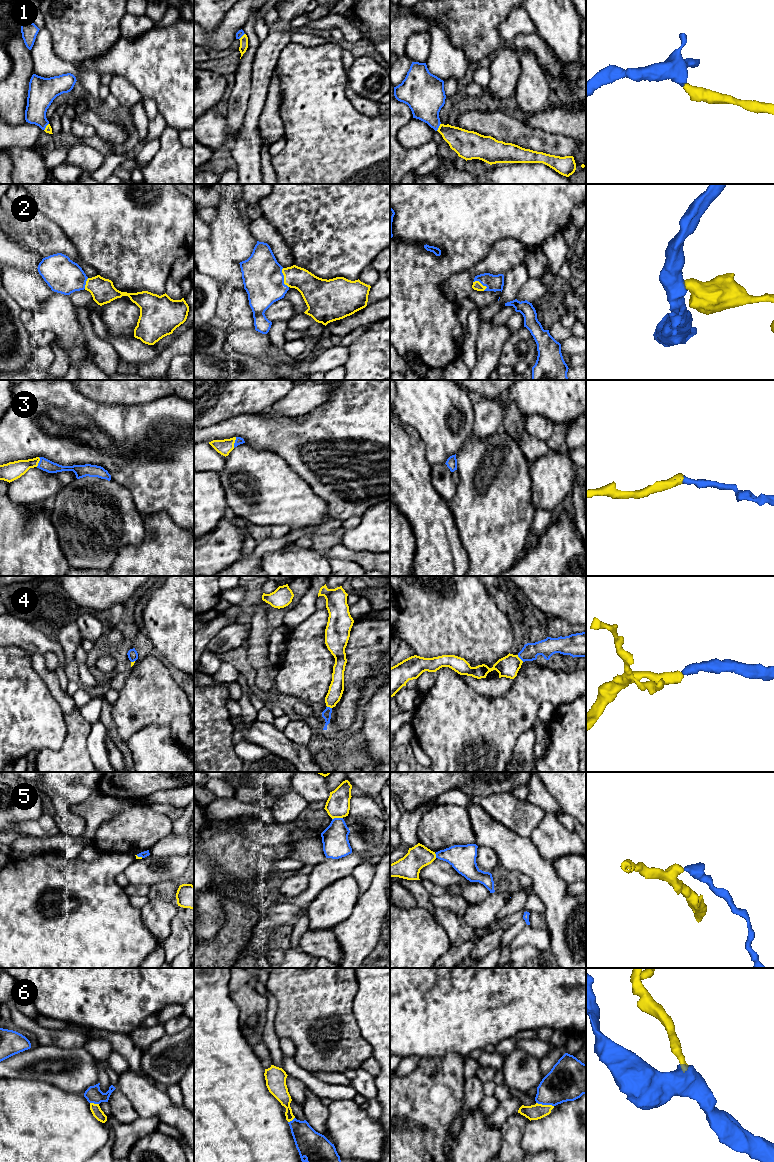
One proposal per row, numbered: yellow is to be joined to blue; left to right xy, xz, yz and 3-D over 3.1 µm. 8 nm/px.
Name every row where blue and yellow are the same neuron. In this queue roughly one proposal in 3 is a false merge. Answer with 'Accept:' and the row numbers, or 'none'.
Accept: 1, 2, 3, 4

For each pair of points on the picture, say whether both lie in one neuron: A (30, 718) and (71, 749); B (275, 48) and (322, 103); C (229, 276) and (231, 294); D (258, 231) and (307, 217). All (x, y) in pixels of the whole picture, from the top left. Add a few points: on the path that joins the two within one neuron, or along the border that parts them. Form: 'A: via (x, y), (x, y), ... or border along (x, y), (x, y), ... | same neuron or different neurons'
A: border along (63, 719), (62, 745), (41, 750) | different neurons
B: border along (290, 42), (281, 51), (274, 68) | different neurons
C: border along (219, 281), (243, 289) | different neurons
D: border along (262, 216), (288, 245) | different neurons

